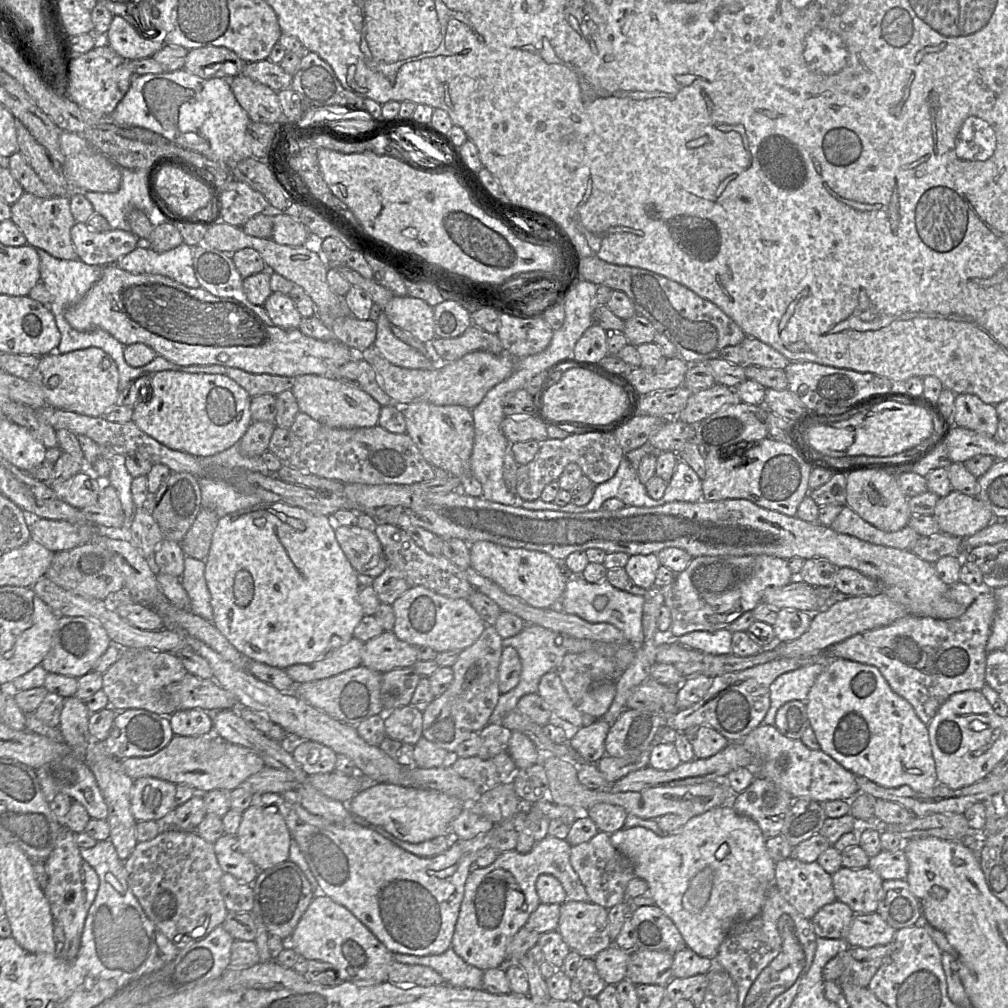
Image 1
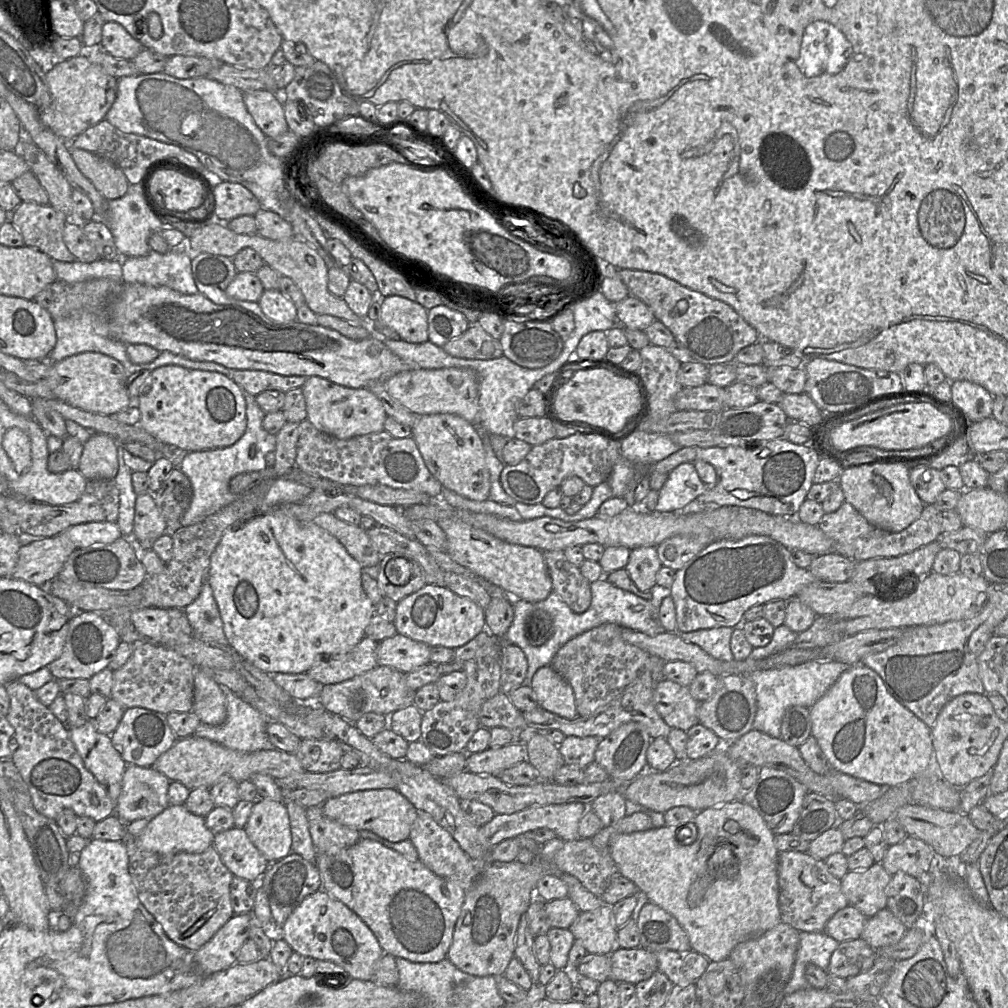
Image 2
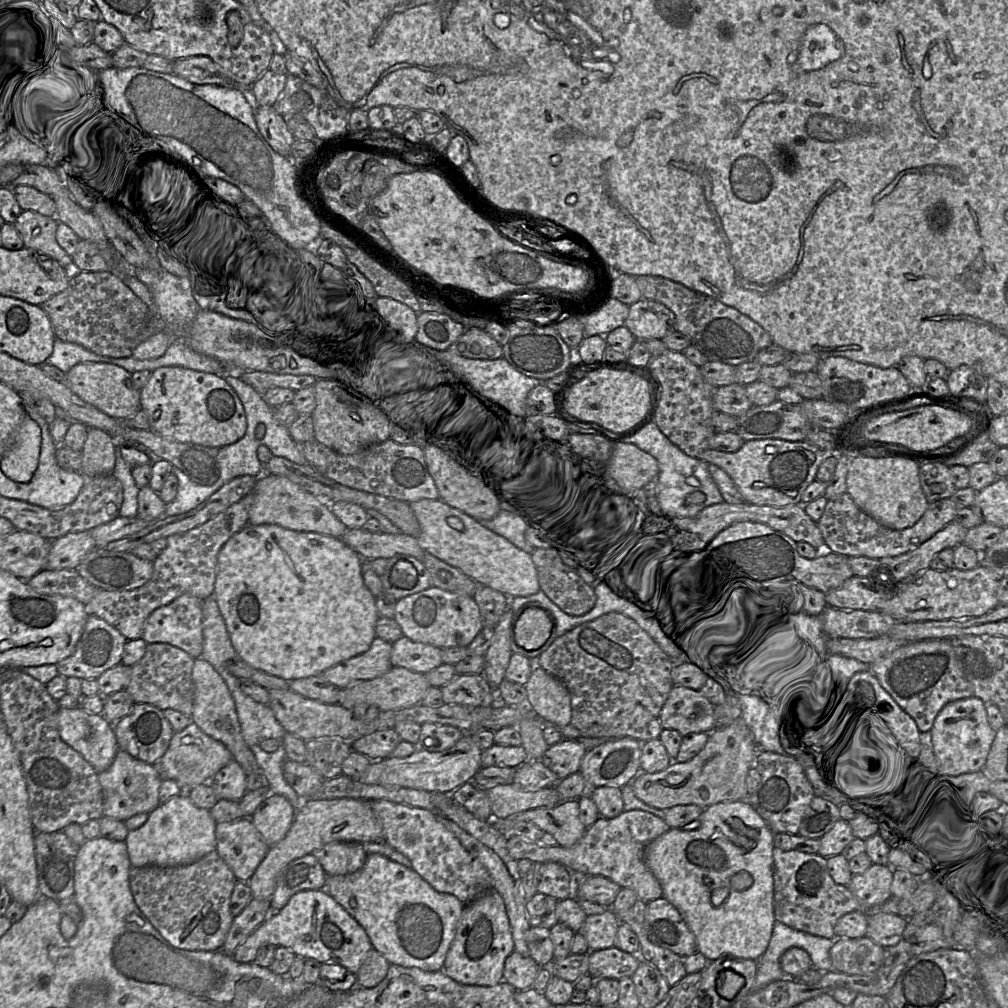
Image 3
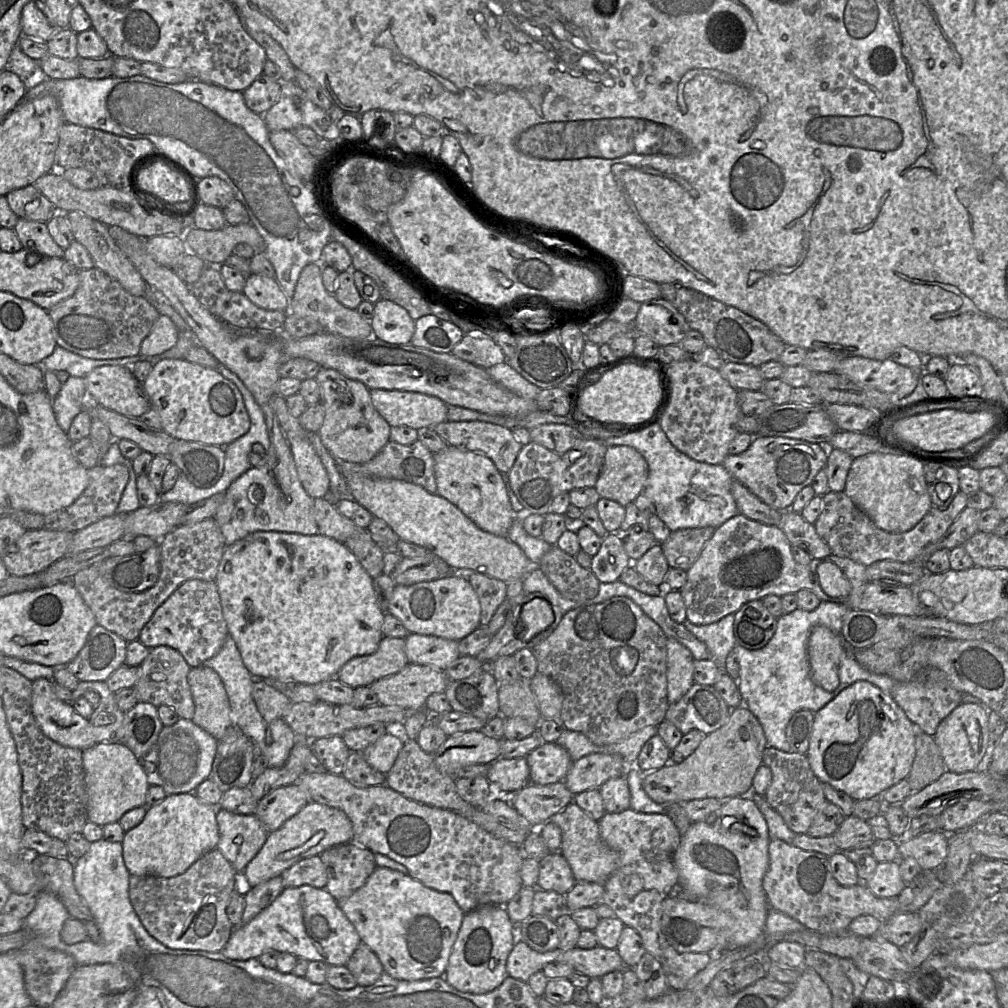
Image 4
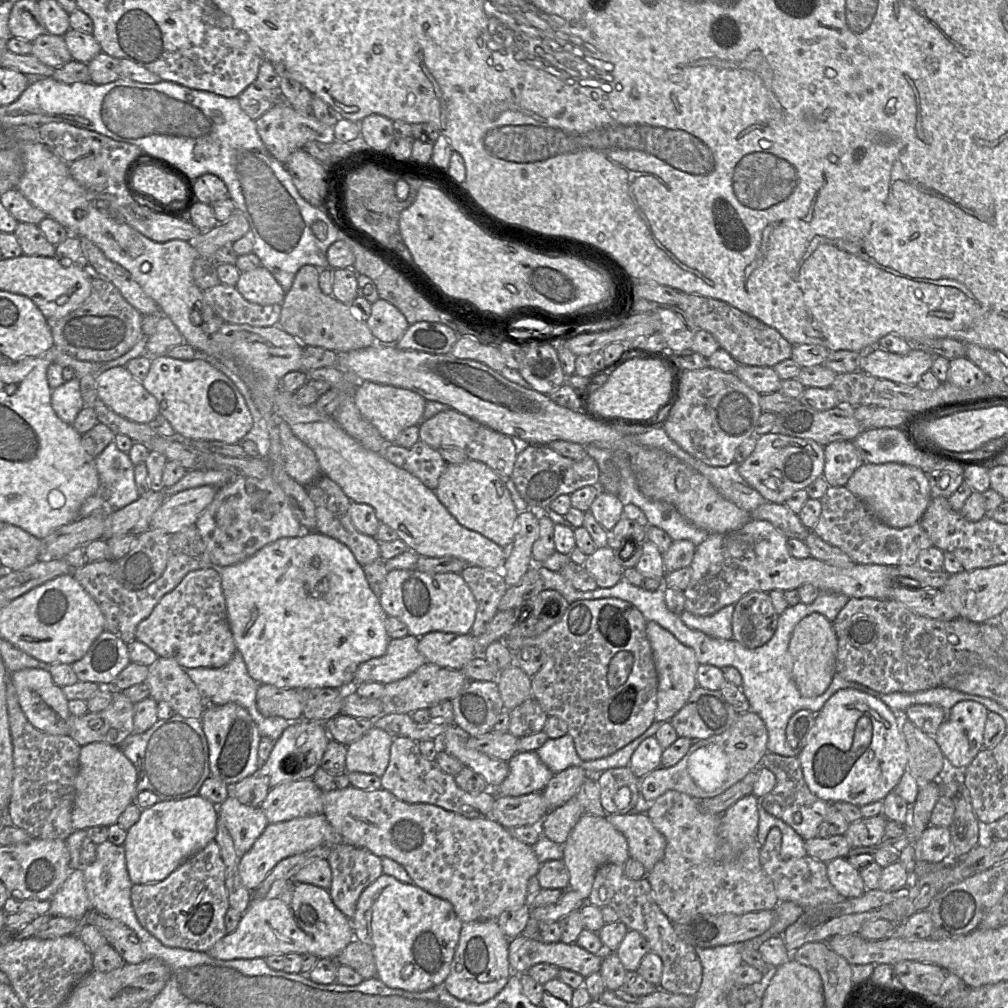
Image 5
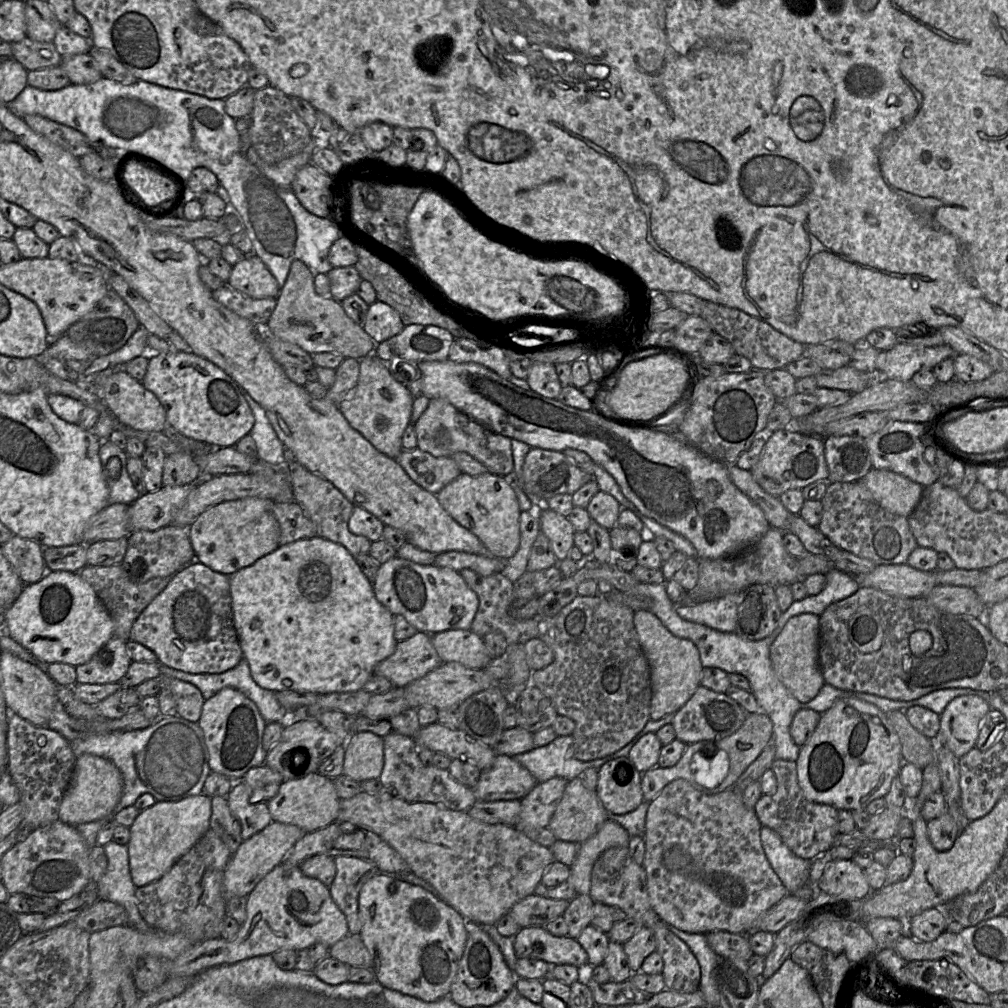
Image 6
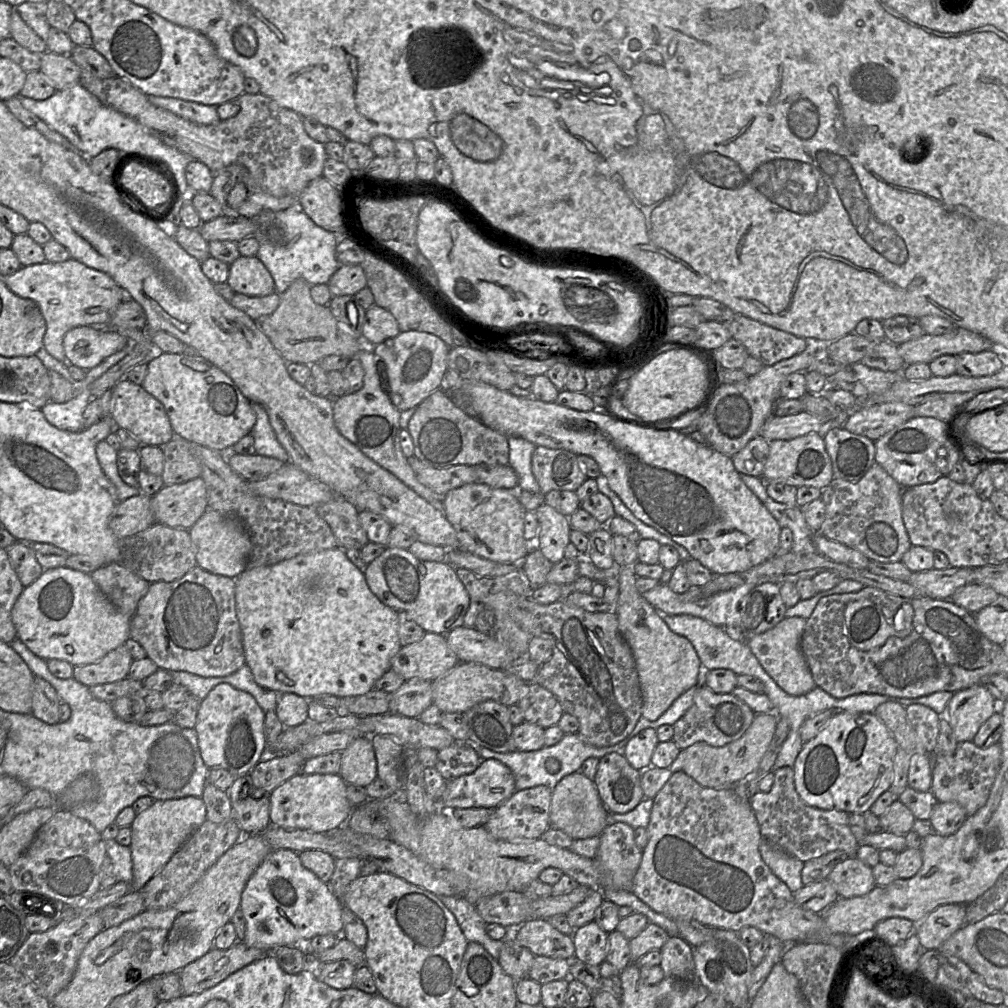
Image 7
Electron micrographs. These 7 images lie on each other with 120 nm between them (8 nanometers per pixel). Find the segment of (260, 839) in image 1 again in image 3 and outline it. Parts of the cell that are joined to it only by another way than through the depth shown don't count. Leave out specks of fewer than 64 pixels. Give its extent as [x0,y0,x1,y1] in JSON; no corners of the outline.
[250,794,296,847]

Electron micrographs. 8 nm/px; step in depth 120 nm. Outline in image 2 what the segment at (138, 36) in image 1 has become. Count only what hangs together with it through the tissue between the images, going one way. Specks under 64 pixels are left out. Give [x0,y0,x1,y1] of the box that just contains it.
[100,21,144,60]

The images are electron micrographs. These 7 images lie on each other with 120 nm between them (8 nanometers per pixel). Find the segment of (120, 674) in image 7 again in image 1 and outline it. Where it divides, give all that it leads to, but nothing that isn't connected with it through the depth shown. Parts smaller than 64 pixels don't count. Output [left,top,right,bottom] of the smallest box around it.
[40,616,111,678]

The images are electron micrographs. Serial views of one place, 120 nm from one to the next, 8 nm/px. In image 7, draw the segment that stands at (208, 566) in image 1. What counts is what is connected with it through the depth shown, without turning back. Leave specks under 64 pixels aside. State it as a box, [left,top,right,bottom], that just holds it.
[236,548,402,699]

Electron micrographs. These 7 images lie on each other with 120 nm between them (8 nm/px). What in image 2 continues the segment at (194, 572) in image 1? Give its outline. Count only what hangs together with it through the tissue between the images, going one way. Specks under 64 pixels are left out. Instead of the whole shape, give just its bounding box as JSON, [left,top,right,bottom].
[184,579,230,648]

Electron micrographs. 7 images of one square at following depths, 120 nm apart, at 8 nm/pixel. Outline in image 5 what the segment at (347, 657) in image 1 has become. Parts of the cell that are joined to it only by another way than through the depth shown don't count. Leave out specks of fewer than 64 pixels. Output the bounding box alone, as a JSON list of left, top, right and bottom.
[355,635,426,683]

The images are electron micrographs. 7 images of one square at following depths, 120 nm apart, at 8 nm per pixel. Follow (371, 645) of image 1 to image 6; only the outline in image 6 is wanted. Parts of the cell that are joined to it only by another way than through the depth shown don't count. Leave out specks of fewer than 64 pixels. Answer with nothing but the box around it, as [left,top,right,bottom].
[431,630,490,669]

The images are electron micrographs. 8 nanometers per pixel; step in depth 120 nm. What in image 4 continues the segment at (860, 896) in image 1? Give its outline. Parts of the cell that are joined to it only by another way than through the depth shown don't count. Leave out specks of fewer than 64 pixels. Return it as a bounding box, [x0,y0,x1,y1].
[860,861,907,898]

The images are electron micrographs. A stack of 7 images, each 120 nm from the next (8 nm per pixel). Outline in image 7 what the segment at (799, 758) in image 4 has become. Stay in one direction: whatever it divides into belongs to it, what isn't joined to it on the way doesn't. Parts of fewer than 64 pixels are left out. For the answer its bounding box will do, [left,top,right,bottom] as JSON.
[750,767,860,862]

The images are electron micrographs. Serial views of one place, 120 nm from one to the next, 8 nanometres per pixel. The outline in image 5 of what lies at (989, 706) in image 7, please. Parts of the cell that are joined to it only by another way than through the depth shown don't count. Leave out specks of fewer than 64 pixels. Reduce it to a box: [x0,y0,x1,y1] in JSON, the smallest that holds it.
[935,701,989,769]

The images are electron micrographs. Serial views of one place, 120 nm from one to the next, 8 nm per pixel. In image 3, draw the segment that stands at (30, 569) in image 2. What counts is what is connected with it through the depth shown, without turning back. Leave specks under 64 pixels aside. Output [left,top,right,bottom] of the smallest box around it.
[44,531,96,570]

